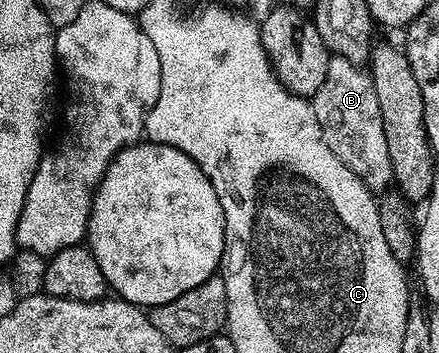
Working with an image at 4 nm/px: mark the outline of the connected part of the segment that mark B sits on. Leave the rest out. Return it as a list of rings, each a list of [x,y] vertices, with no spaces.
[[[333,56],[327,66],[327,78],[323,78],[323,86],[319,86],[311,103],[327,146],[335,150],[338,158],[369,187],[370,192],[384,193],[394,183],[393,168],[383,132],[379,99],[370,73],[347,58]]]

